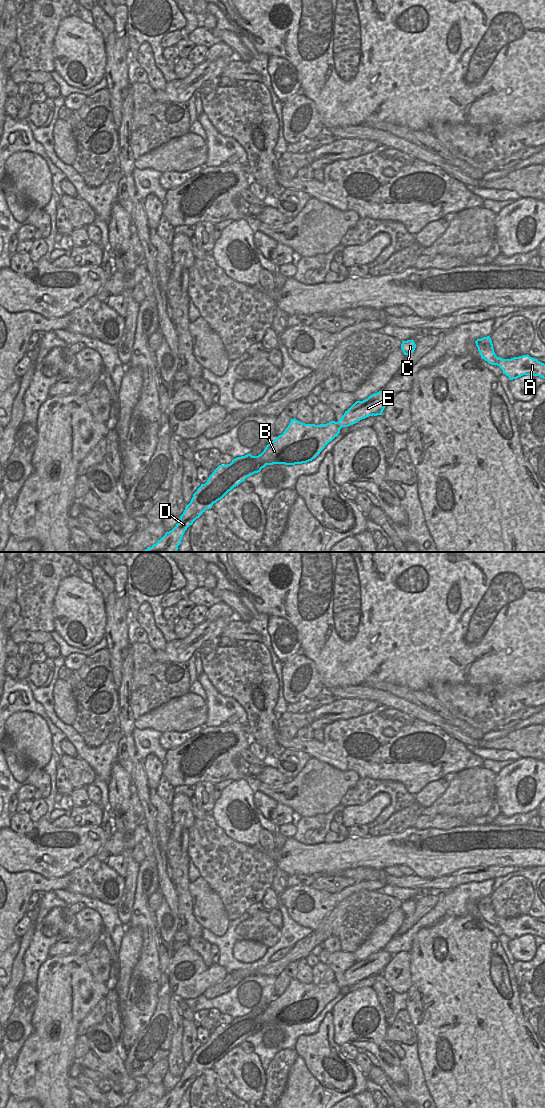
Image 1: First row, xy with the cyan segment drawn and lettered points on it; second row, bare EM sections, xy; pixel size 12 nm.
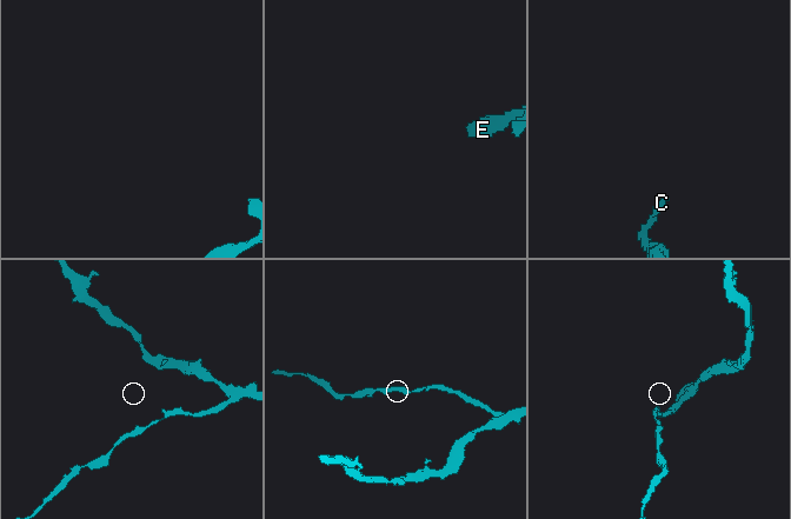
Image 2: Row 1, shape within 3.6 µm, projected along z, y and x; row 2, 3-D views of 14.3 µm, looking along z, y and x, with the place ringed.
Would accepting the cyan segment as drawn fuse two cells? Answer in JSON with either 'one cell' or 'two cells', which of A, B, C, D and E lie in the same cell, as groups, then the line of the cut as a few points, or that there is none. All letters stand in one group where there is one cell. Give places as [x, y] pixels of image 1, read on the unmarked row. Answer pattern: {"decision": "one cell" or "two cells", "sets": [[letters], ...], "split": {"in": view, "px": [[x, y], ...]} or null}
{"decision": "one cell", "sets": [["A", "B", "C", "D", "E"]], "split": null}

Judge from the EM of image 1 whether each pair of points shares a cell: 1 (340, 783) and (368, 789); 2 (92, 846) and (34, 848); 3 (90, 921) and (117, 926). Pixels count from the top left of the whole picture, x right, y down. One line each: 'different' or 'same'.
1: different
2: same
3: different

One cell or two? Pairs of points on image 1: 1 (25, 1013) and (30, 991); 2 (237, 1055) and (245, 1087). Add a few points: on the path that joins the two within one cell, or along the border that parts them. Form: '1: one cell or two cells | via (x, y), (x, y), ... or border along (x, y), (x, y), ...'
1: one cell | via (25, 1008), (26, 996)
2: one cell | via (237, 1063), (237, 1069), (243, 1079)

